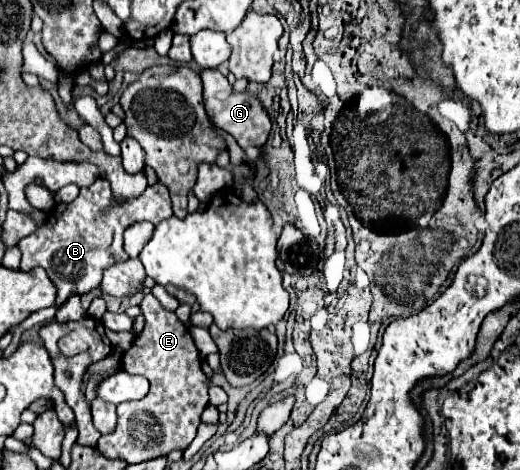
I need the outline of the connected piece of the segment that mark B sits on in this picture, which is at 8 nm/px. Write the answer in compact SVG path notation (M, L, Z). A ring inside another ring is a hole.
M99 177L93 185L83 187L75 201L57 203L55 209L47 213L45 225L35 233L19 241L23 253L21 271L31 271L33 267L43 267L49 273L57 289L55 305L65 303L71 295L85 295L99 287L103 271L119 261L125 261L123 251L123 231L137 221L151 221L153 225L171 217L171 199L165 185L157 183L147 187L141 197L133 197L125 203L115 203L109 181Z

